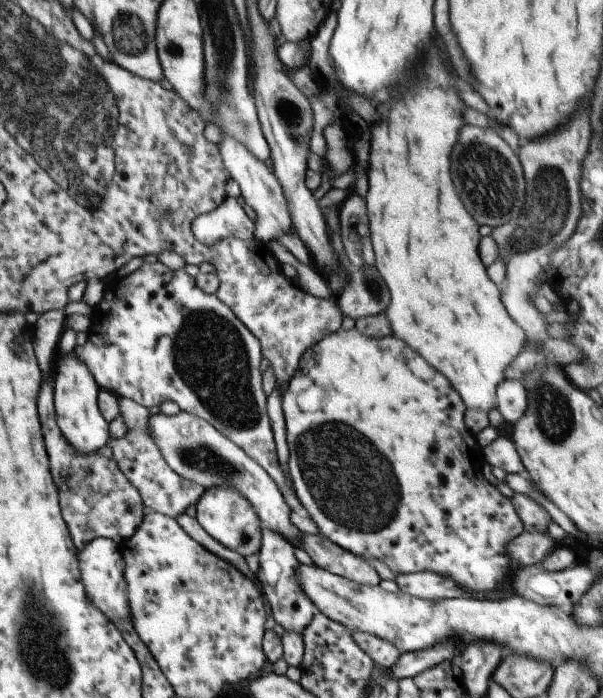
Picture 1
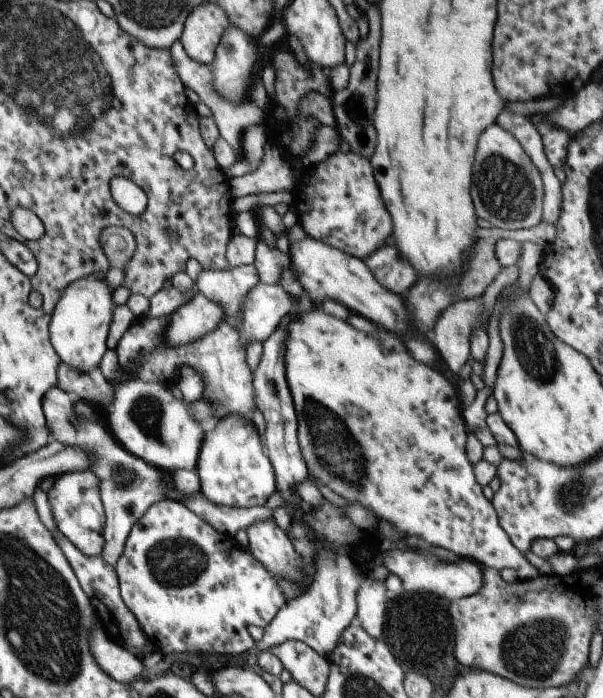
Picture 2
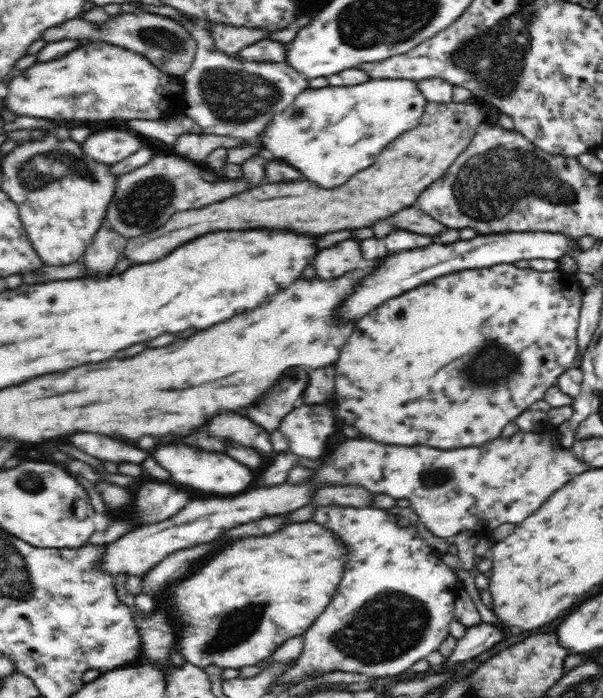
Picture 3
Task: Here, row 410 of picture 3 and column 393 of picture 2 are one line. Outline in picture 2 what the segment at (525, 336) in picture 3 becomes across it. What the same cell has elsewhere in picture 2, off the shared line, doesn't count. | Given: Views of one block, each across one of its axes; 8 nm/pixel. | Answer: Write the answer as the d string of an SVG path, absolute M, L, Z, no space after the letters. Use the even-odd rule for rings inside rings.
M314 310L314 312L302 314L300 318L289 322L285 340L285 375L297 412L297 435L299 447L307 464L308 478L312 480L311 473L342 498L346 498L350 502L359 502L362 507L376 515L378 521L384 519L390 521L406 538L418 536L422 544L448 549L457 557L475 561L480 566L490 567L499 572L502 569L513 568L518 572L520 579L532 580L538 576L540 572L537 567L526 560L526 557L512 544L510 537L500 526L493 504L484 497L483 486L474 476L473 464L466 457L465 446L469 432L463 419L461 401L458 394L455 393L456 389L450 385L448 379L440 371L437 372L430 367L430 364L427 365L414 360L404 346L404 338L396 336L390 331L382 332L382 330L379 330L375 335L364 334L364 332L352 328L350 324L346 324L344 320L338 320L338 318L334 320L332 316L320 314L320 312L322 310Z

